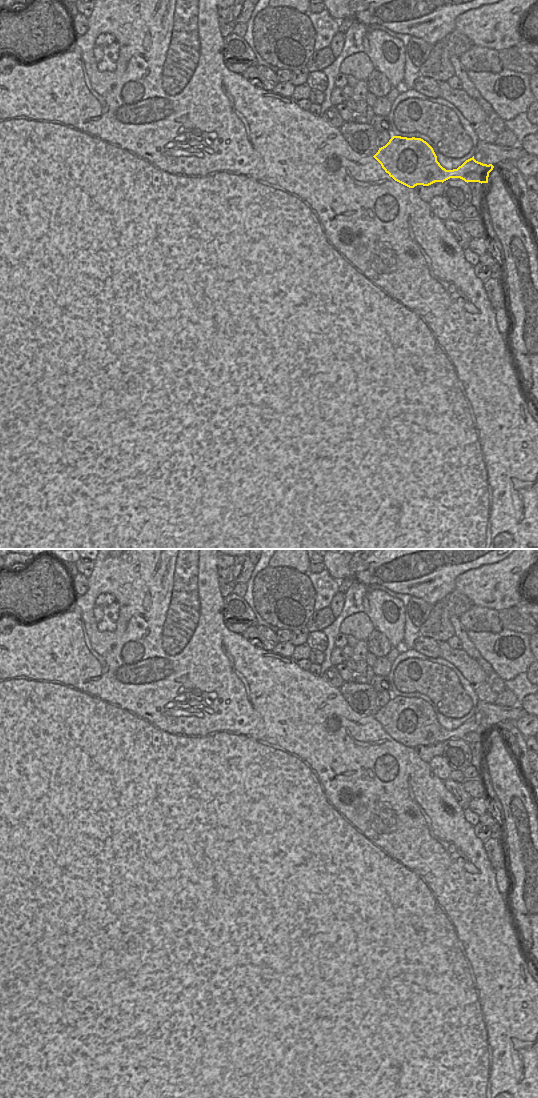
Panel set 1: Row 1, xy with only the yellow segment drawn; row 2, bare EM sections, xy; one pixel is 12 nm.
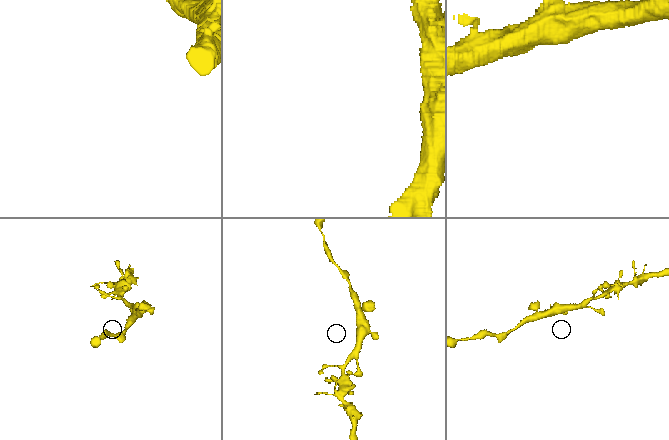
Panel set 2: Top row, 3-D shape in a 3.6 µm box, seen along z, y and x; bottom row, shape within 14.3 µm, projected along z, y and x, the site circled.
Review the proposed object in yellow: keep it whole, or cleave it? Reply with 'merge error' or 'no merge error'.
no merge error

